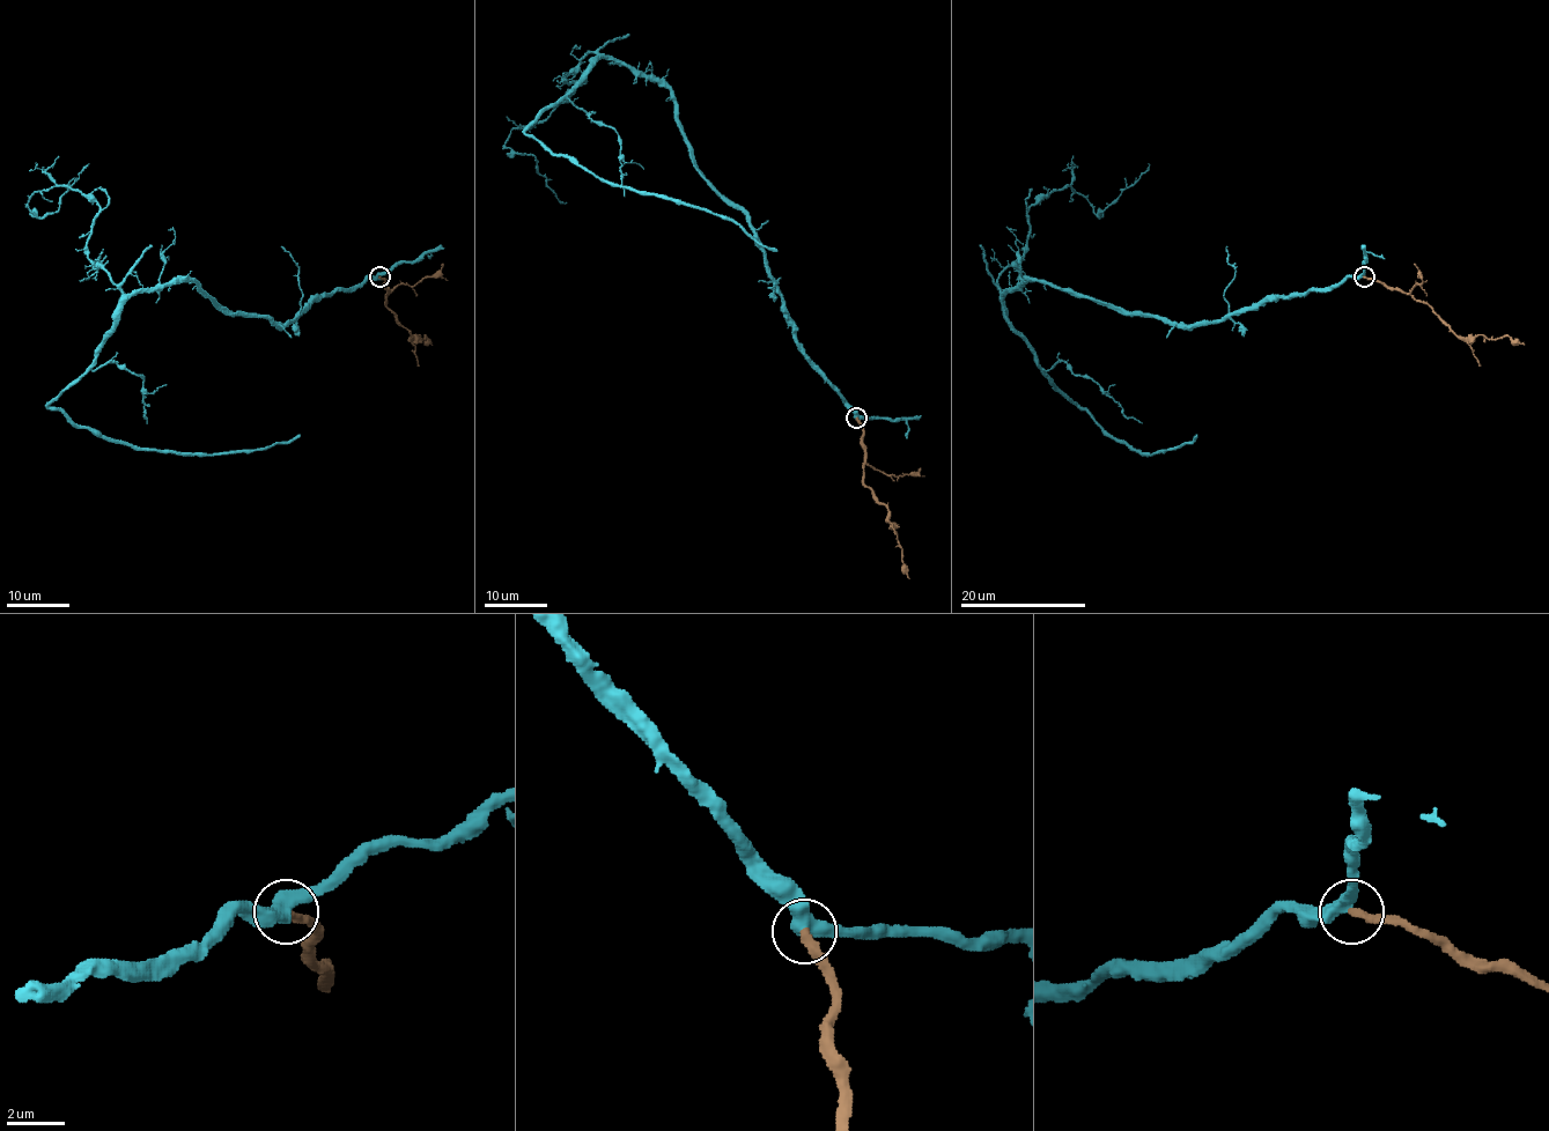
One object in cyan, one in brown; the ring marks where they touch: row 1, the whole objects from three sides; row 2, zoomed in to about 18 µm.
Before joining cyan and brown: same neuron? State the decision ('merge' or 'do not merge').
merge

